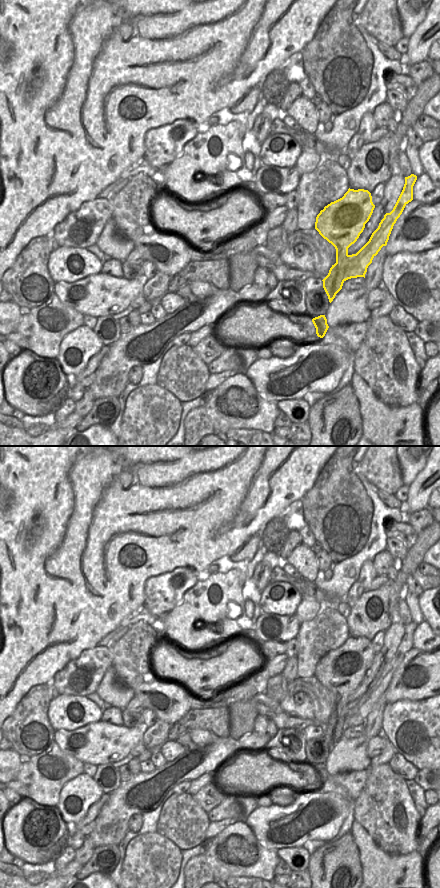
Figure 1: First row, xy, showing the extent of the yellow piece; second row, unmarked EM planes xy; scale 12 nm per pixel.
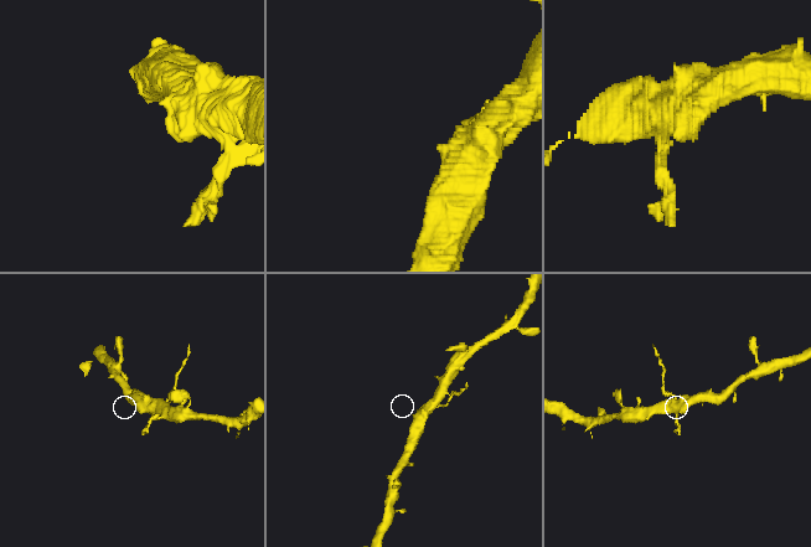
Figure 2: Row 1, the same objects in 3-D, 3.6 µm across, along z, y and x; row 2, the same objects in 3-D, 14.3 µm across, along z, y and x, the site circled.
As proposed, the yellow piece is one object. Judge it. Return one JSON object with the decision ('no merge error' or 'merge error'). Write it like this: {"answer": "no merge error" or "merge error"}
{"answer": "merge error"}

